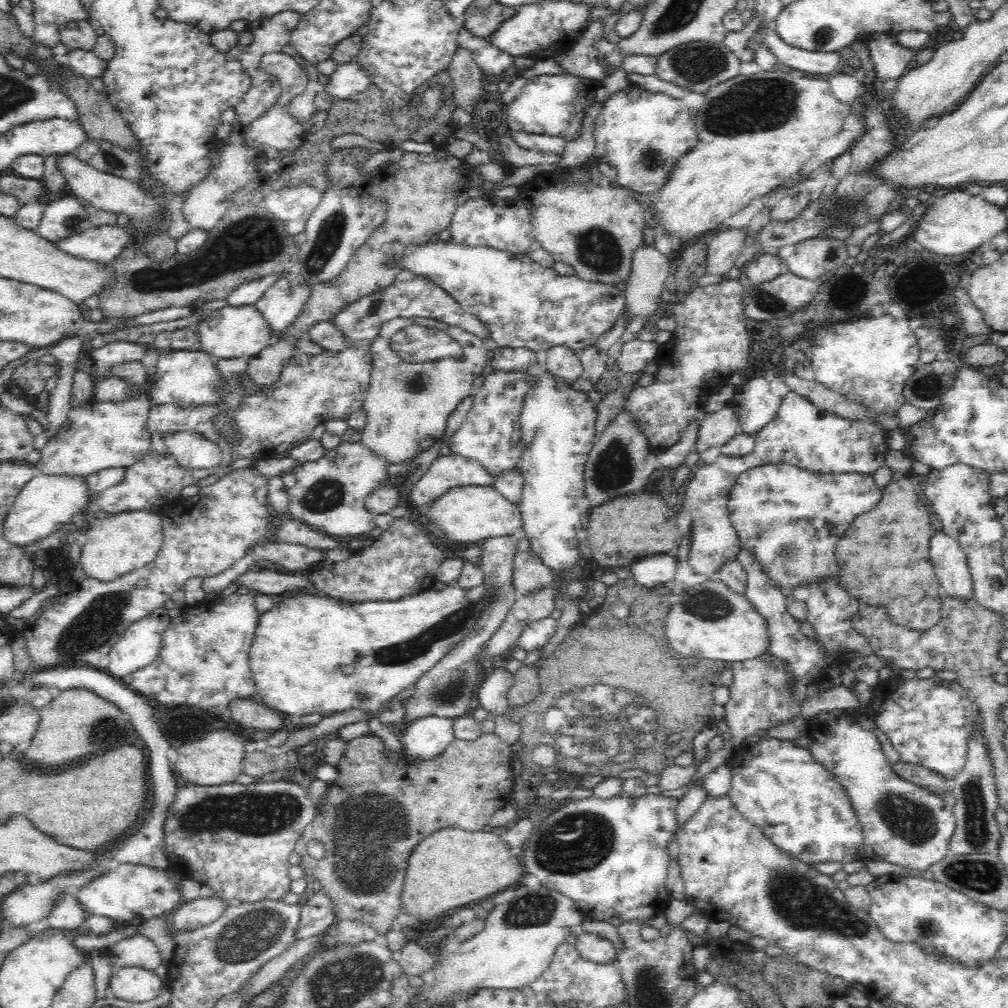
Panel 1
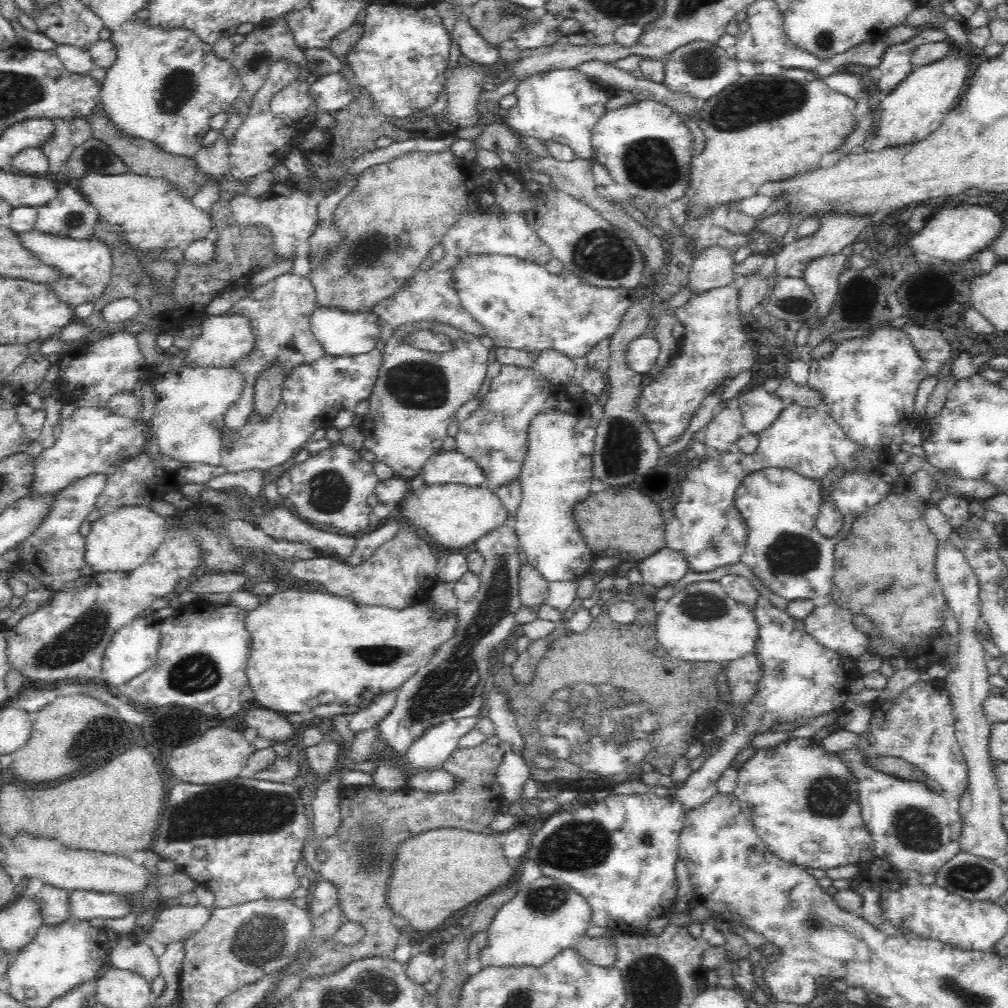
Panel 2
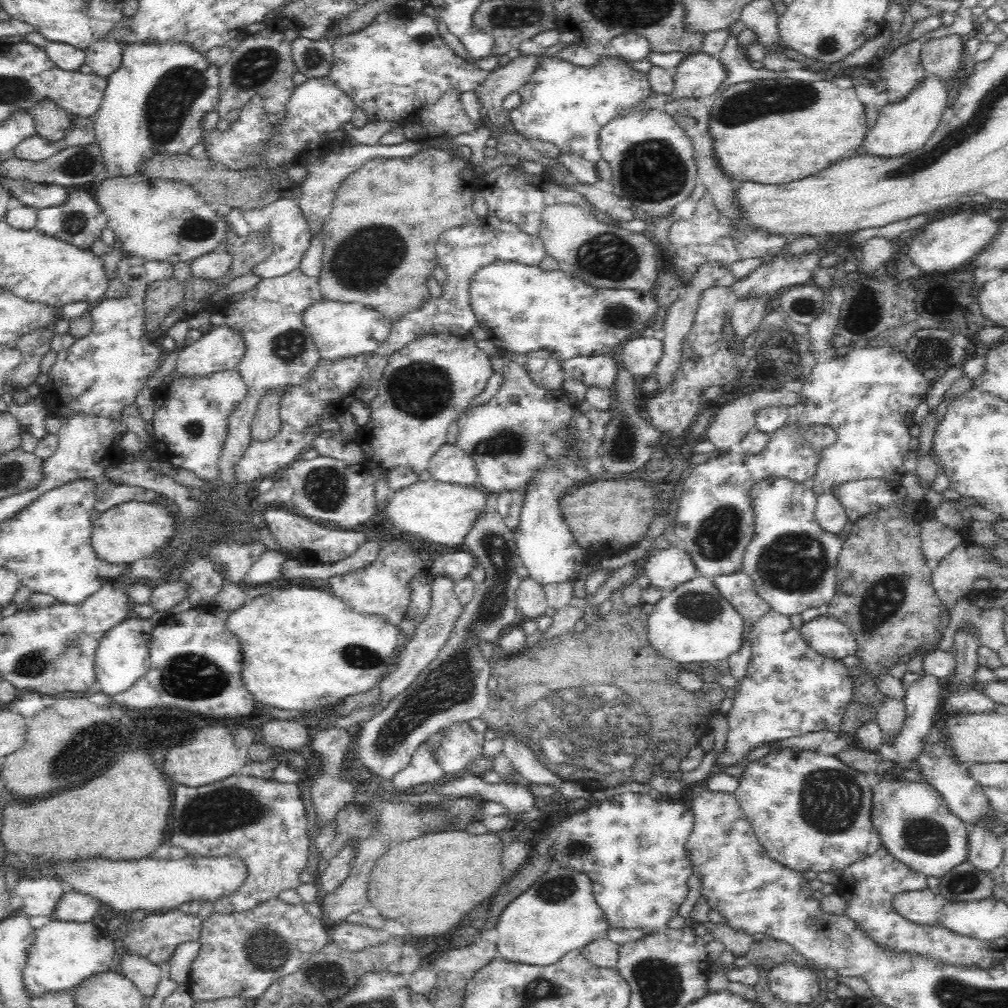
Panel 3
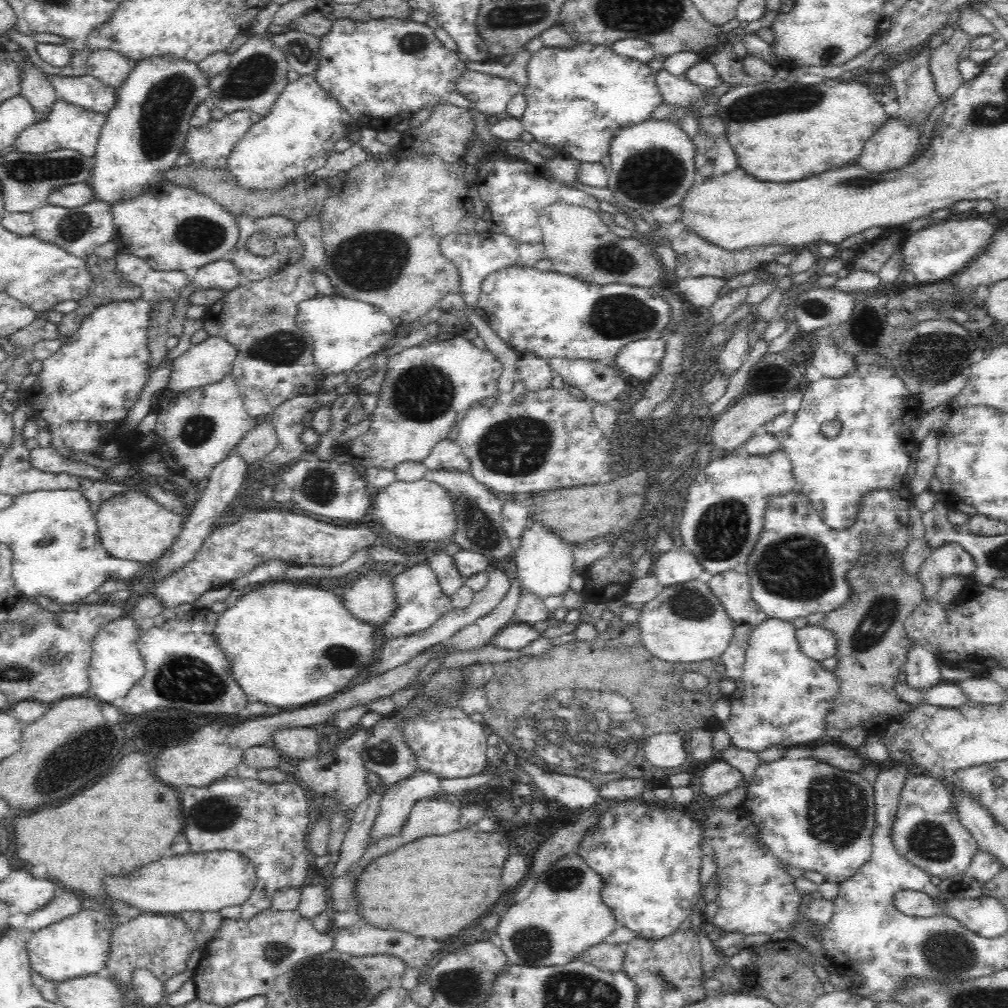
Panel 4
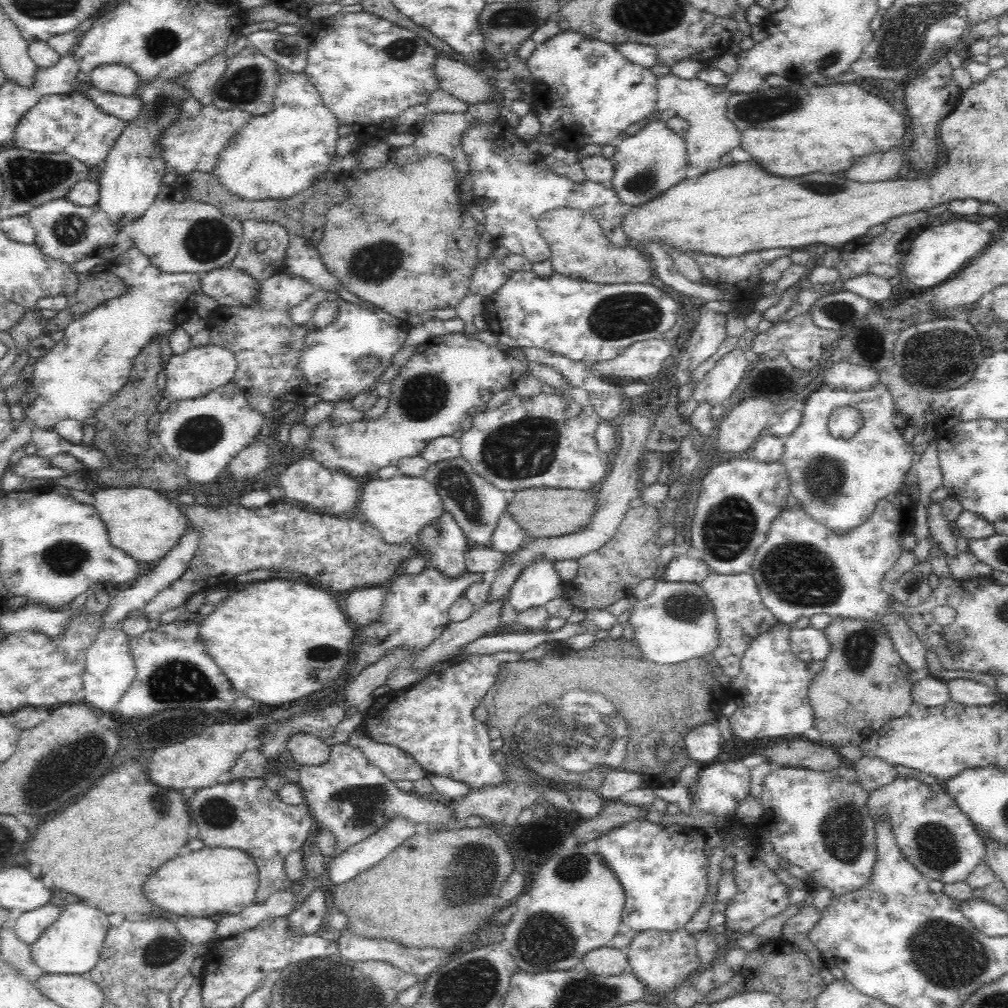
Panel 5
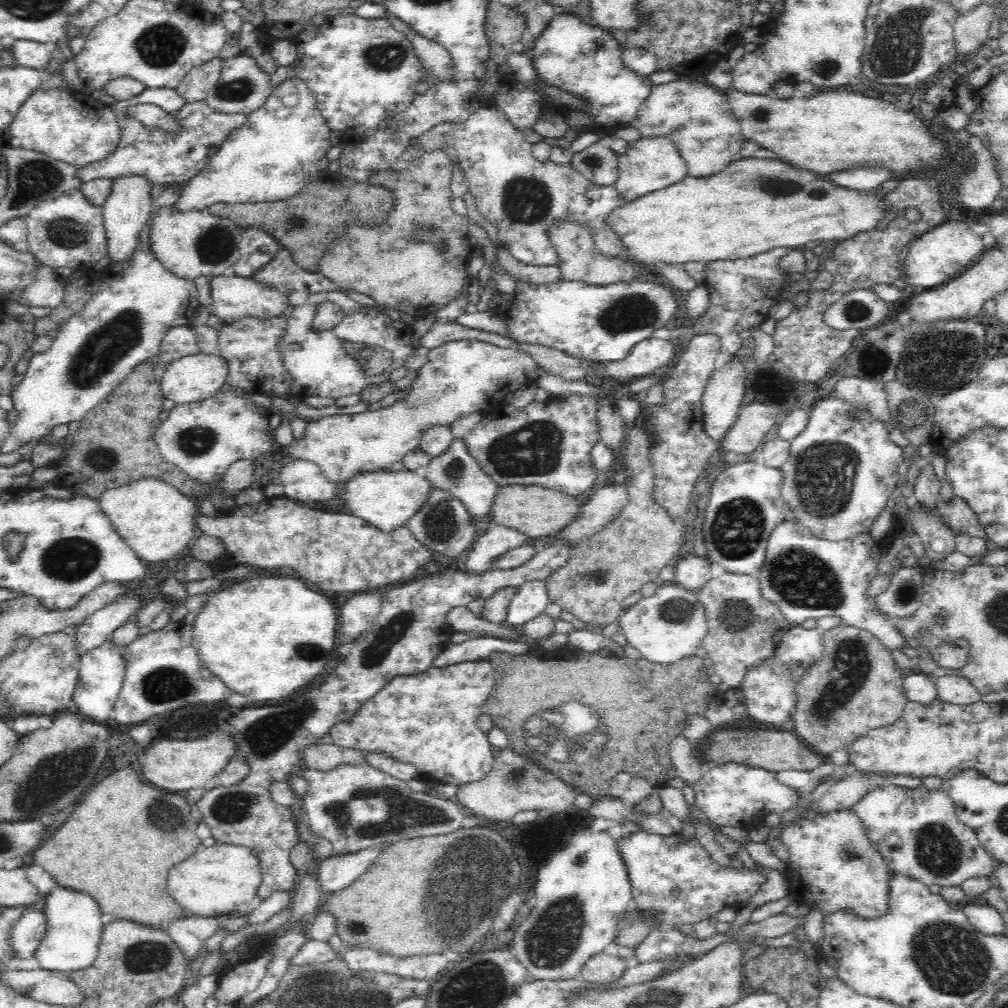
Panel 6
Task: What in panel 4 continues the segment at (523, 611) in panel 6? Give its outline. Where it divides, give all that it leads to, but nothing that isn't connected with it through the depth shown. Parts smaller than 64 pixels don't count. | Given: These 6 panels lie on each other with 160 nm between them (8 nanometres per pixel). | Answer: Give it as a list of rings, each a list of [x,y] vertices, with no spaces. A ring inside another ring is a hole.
[[[529,521],[525,531],[521,545],[514,551],[516,580],[519,582],[520,592],[534,594],[534,597],[542,600],[562,596],[570,588],[570,574],[572,574],[573,566],[571,546],[563,542],[562,538],[550,529],[534,521]]]

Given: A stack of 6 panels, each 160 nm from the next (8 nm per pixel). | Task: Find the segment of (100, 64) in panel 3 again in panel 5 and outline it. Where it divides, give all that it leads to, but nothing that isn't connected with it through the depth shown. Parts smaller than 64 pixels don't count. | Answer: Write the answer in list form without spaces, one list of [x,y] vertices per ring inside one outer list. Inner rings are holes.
[[[100,66],[89,75],[98,90],[122,97],[133,97],[140,82],[137,74],[126,66]]]

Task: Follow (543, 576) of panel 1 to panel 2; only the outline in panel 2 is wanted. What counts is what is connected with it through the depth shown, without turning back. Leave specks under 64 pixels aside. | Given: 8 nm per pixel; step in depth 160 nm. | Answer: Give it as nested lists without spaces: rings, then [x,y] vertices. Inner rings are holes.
[[[525,563],[519,572],[519,597],[521,606],[538,609],[548,596],[548,585],[534,566]]]

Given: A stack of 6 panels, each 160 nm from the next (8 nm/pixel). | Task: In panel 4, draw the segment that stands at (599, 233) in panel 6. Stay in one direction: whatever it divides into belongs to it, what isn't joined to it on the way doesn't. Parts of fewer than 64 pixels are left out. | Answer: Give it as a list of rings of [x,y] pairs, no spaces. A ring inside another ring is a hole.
[[[493,142],[492,148],[481,159],[481,162],[474,185],[484,203],[483,216],[492,229],[500,234],[505,234],[506,237],[510,237],[520,245],[541,243],[542,235],[538,224],[538,214],[546,206],[558,202],[589,208],[600,215],[610,233],[620,238],[633,236],[631,230],[618,226],[613,215],[600,208],[599,200],[554,178],[543,166],[536,166],[524,158],[511,156],[505,151],[505,148],[501,149],[498,142]]]

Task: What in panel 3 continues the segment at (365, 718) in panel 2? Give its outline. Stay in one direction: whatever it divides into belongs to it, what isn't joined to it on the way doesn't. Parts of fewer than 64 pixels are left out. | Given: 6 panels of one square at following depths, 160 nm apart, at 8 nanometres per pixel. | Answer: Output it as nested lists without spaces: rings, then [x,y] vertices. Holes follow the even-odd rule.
[[[436,574],[434,576],[431,601],[432,606],[428,616],[422,621],[422,624],[416,627],[414,637],[401,647],[402,651],[396,662],[396,670],[386,675],[380,682],[382,694],[379,698],[382,698],[383,702],[388,703],[392,696],[395,697],[408,689],[416,681],[418,675],[438,656],[438,653],[449,639],[454,623],[463,609],[455,595],[455,582],[445,574]]]

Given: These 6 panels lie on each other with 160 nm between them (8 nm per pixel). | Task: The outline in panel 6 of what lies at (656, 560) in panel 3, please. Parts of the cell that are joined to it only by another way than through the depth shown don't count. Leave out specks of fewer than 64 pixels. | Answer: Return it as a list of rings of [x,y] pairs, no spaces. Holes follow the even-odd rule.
[[[687,556],[679,558],[674,565],[674,583],[682,589],[696,594],[710,579],[710,564],[704,558]]]

